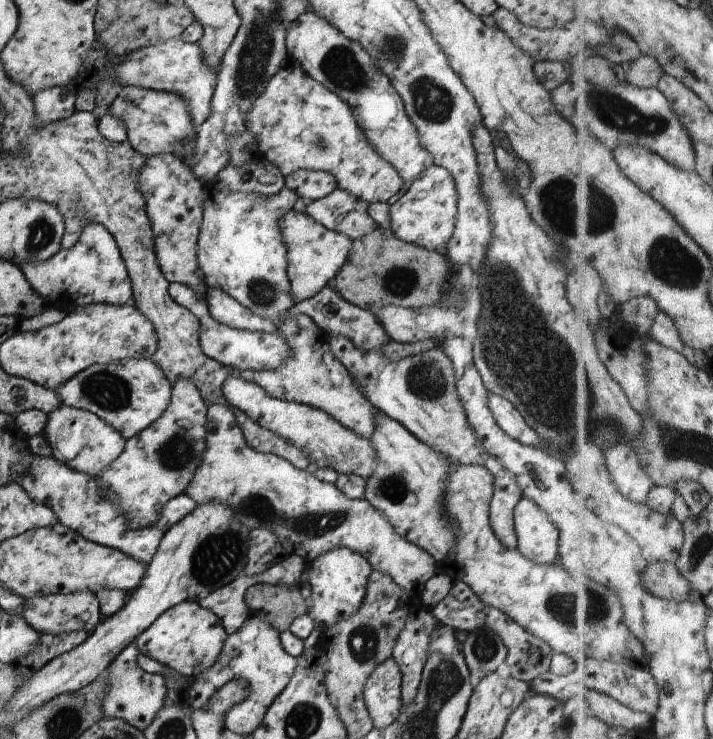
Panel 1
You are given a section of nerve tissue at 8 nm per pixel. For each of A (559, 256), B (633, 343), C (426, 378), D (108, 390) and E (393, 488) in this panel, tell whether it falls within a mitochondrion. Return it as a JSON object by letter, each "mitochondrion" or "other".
{"A":"mitochondrion","B":"other","C":"mitochondrion","D":"mitochondrion","E":"mitochondrion"}

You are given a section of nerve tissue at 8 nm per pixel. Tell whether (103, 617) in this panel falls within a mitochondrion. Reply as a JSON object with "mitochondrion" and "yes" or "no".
{"mitochondrion":"no"}

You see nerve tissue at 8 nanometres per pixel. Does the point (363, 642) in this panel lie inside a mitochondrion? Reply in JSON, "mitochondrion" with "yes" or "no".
{"mitochondrion":"yes"}

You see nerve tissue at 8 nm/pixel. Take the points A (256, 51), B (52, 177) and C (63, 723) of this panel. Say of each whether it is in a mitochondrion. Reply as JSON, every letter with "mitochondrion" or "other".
{"A":"mitochondrion","B":"other","C":"mitochondrion"}

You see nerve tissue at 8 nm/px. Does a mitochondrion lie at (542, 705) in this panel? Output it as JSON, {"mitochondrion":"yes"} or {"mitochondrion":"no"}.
{"mitochondrion":"no"}

